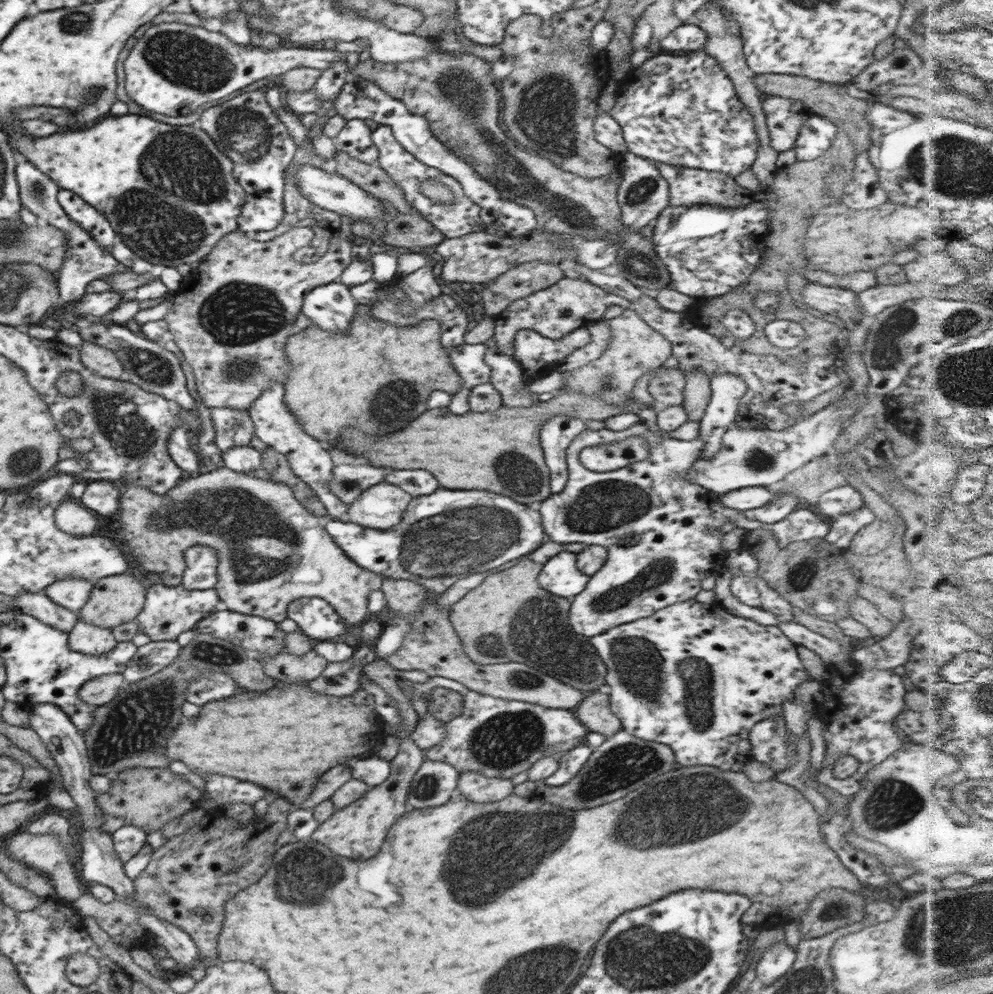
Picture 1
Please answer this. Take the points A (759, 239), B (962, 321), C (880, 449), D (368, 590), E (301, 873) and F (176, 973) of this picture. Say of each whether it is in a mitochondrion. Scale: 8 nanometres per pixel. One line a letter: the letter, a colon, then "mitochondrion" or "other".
A: other
B: mitochondrion
C: other
D: other
E: mitochondrion
F: other

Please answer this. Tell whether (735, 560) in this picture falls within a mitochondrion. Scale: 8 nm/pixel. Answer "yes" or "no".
no

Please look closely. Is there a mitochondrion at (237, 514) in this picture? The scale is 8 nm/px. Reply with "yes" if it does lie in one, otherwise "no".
yes

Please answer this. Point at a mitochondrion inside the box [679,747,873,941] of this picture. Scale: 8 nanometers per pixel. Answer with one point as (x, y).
(832, 911)

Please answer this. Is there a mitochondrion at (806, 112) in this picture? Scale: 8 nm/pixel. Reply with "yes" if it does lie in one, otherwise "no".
no

